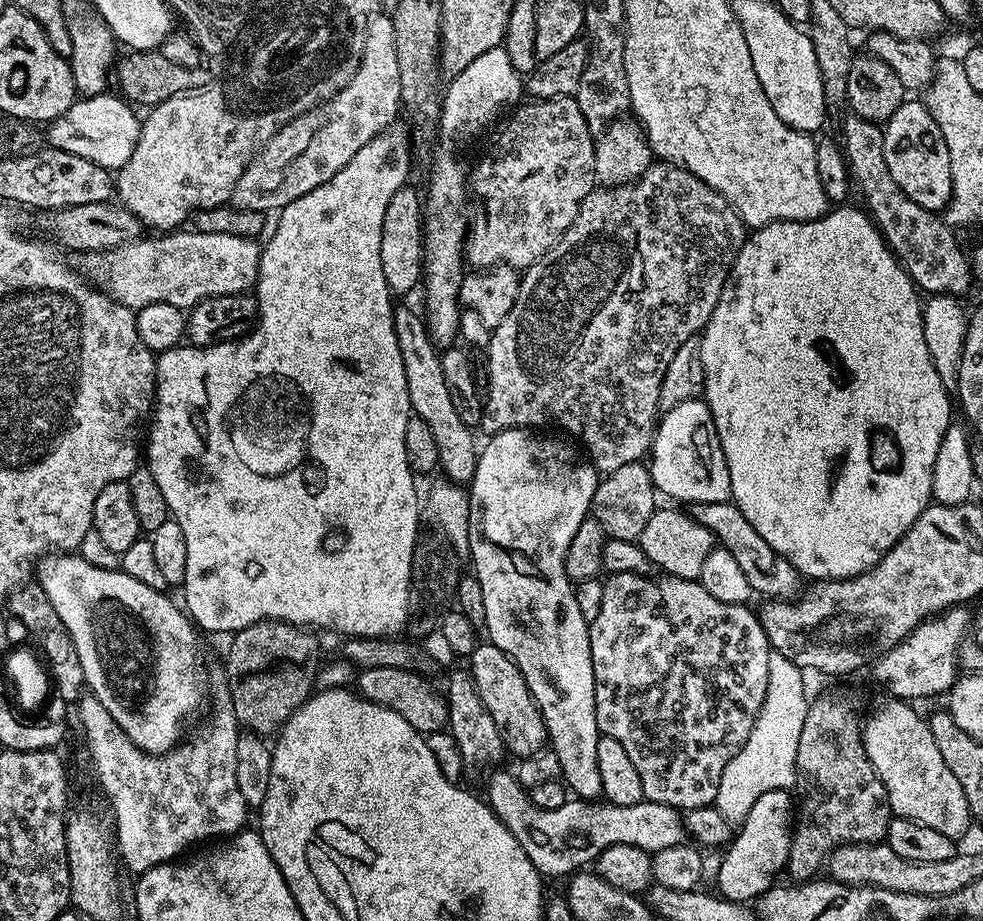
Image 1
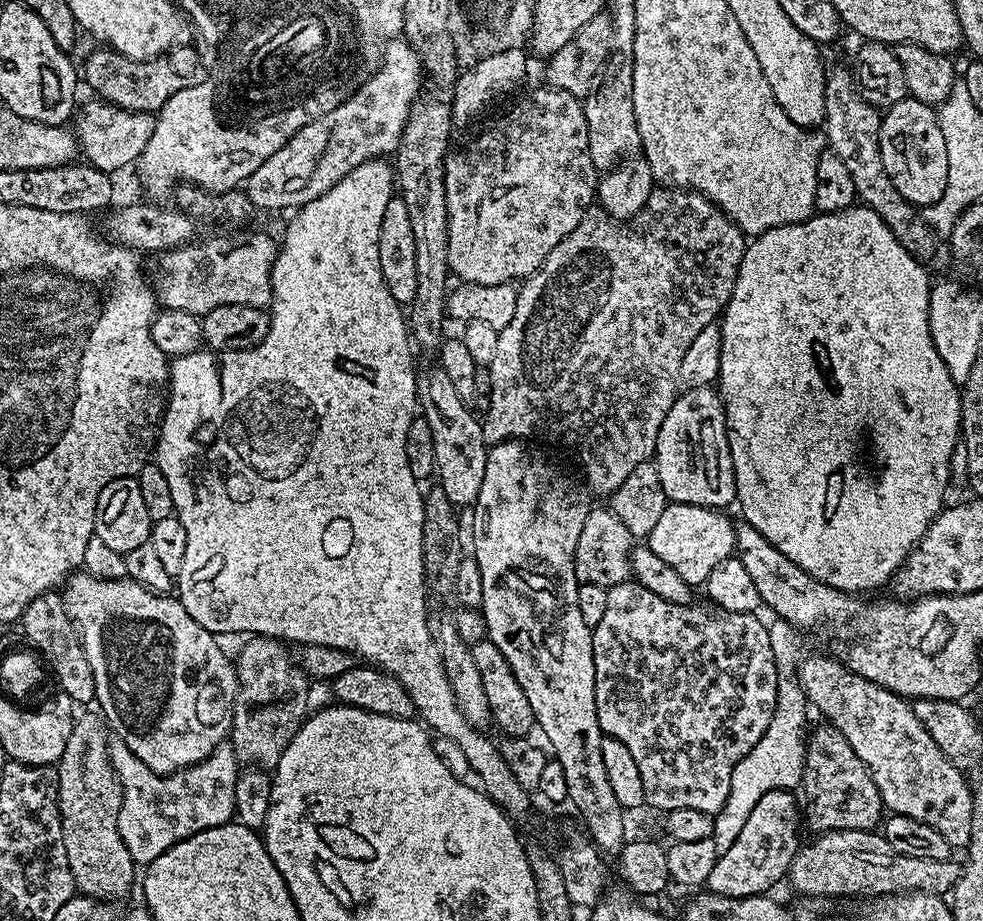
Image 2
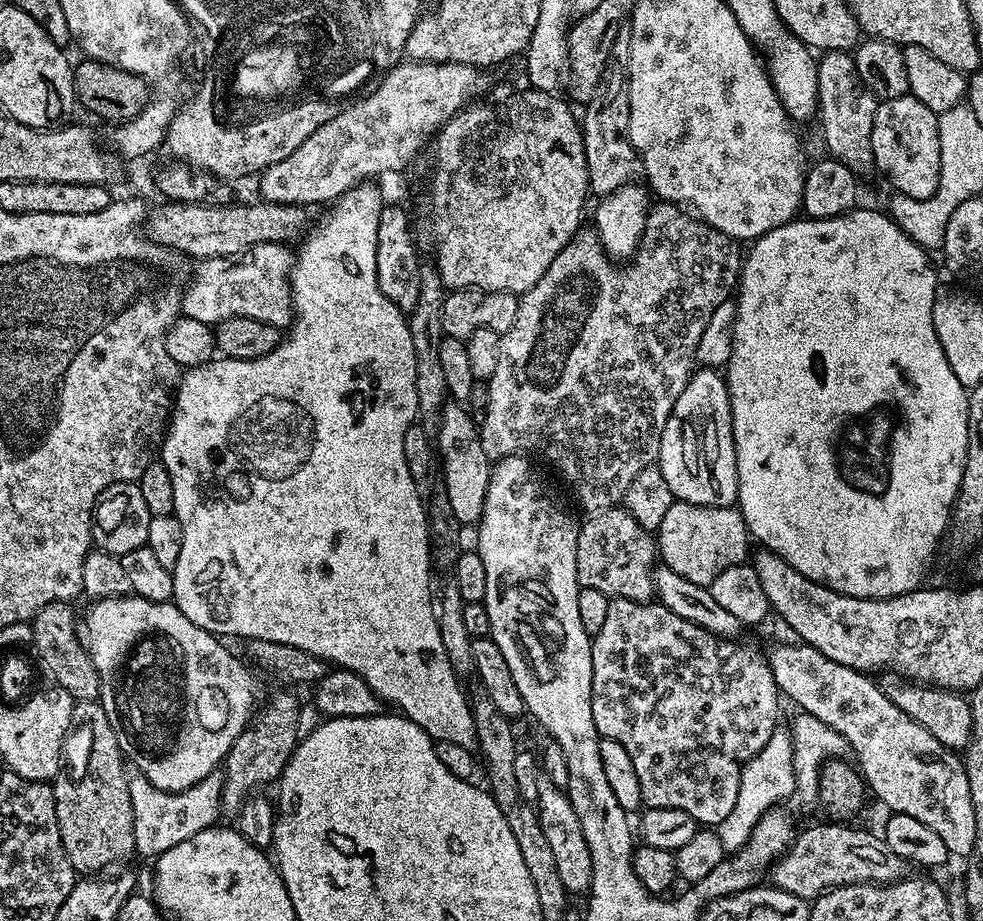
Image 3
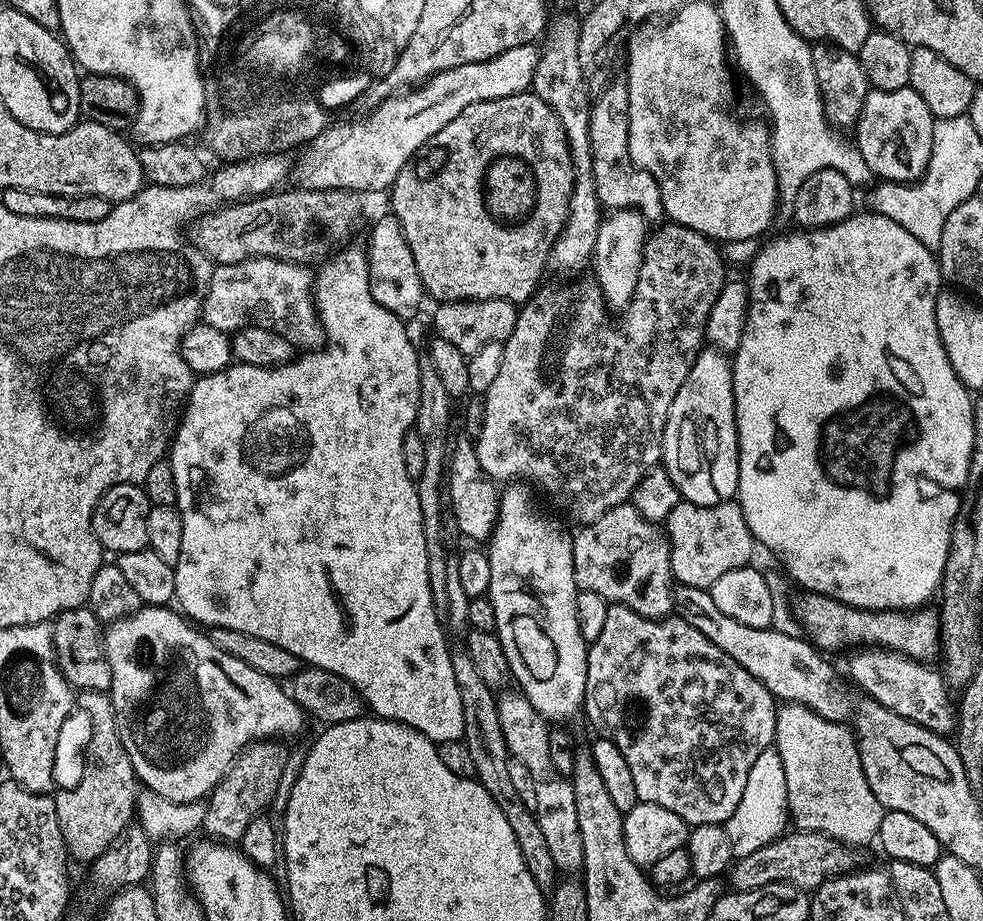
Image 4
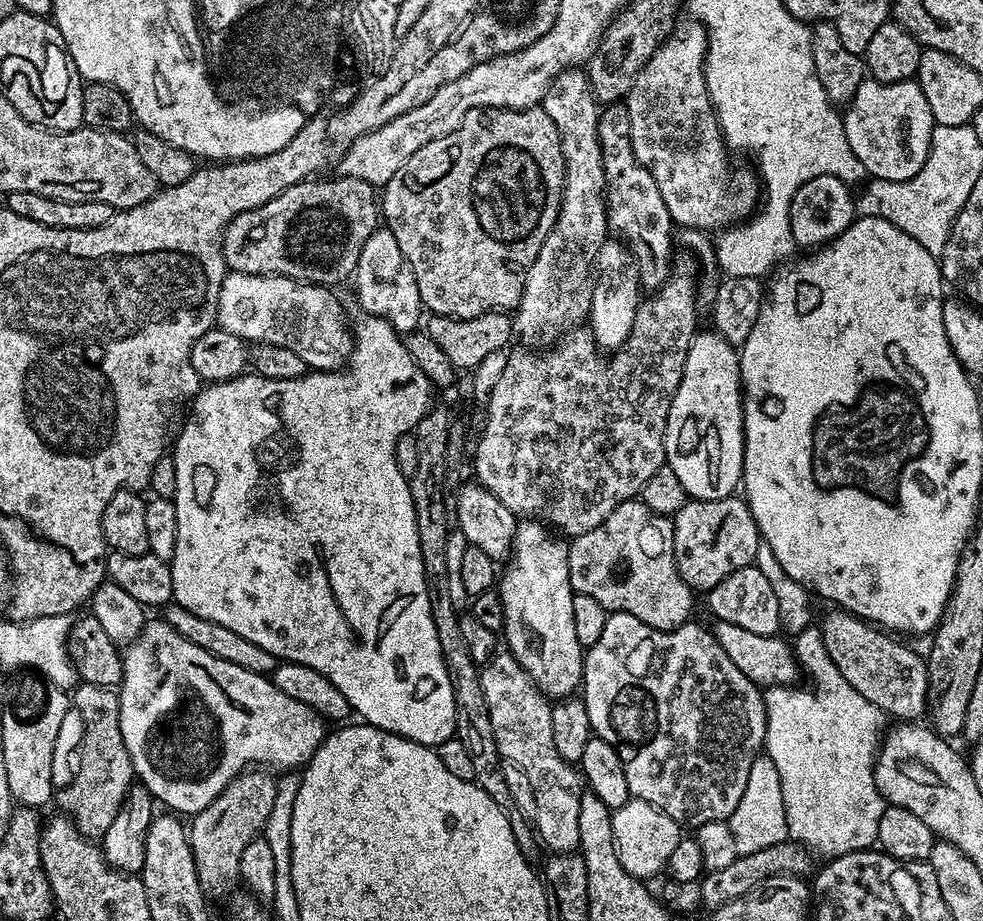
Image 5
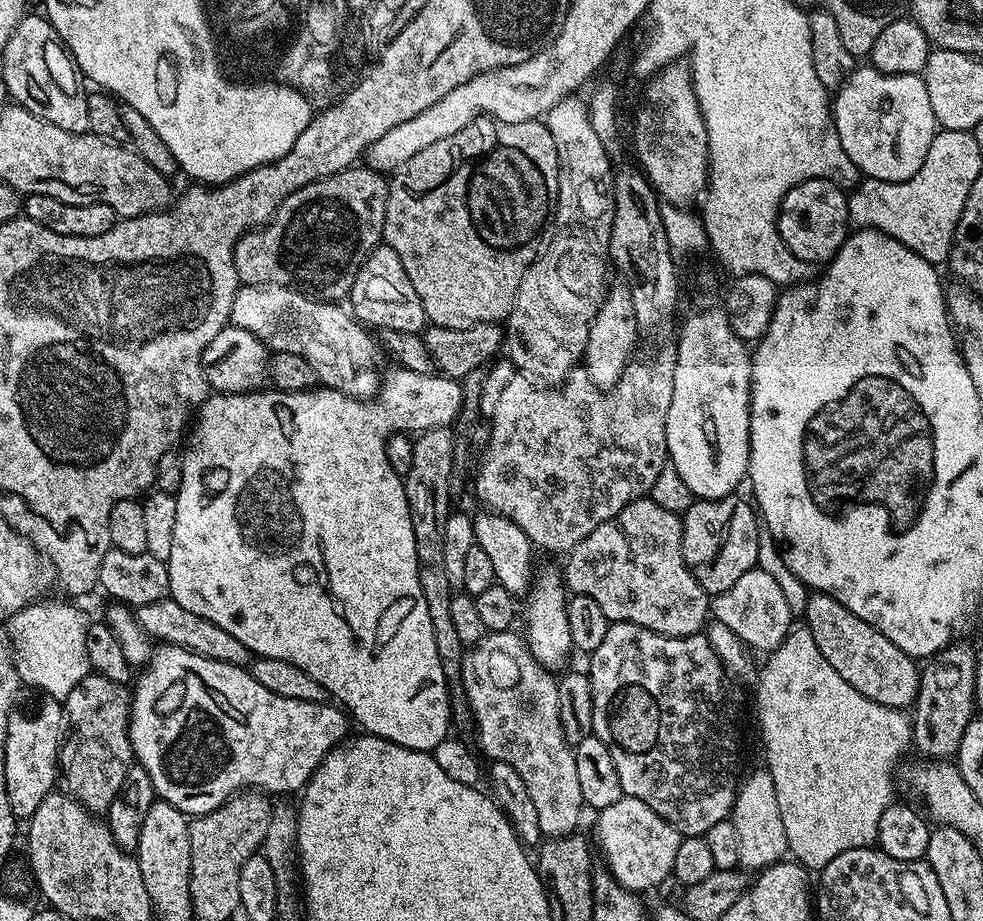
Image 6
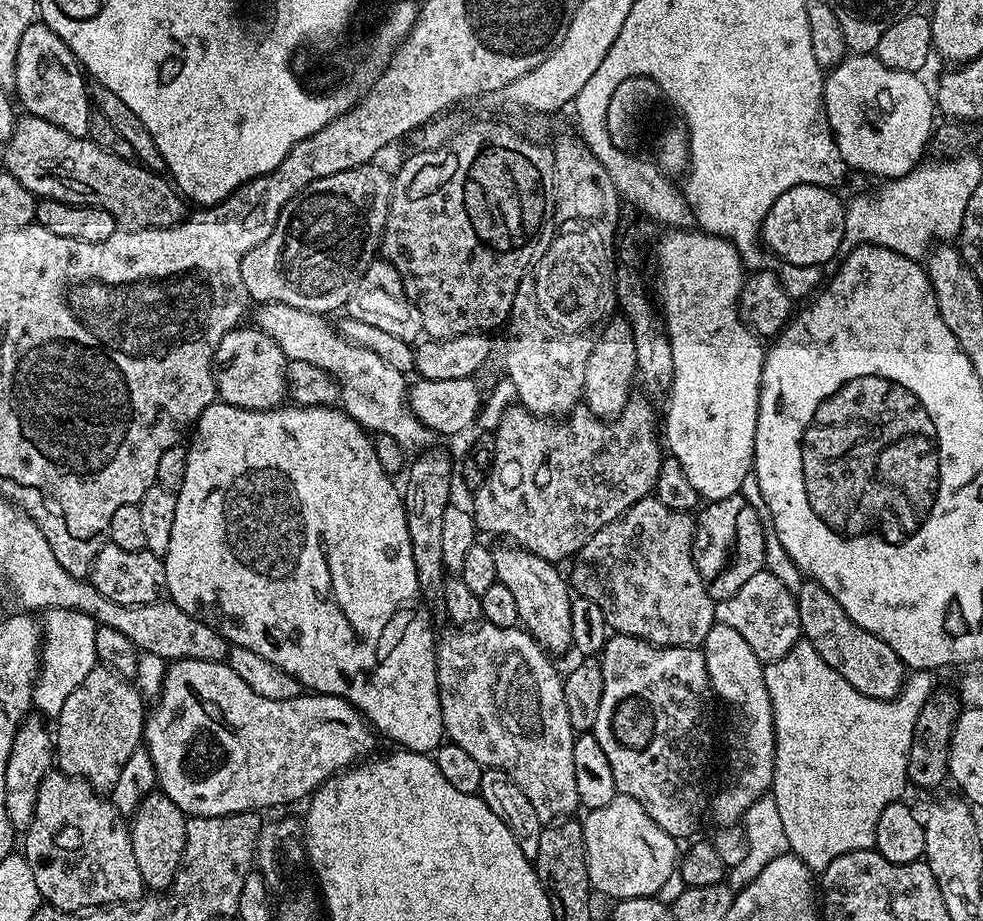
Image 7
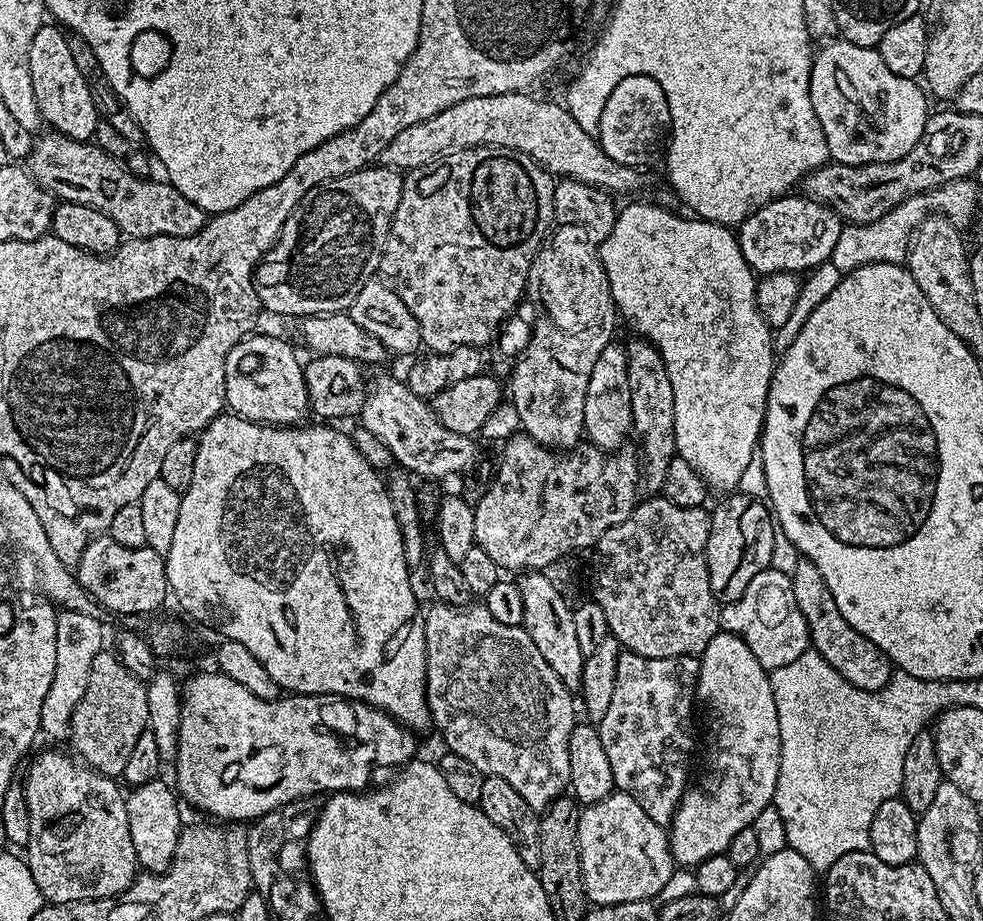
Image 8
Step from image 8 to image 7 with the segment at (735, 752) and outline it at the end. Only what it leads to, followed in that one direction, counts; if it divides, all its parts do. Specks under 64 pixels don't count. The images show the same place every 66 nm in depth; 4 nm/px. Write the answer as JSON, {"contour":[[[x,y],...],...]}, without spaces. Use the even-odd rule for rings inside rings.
{"contour":[[[715,623],[706,634],[702,645],[706,658],[708,678],[713,693],[721,696],[736,711],[740,719],[740,745],[736,748],[736,761],[732,764],[732,781],[710,800],[710,816],[720,826],[743,821],[746,810],[758,797],[772,787],[774,758],[776,757],[776,731],[770,706],[770,694],[766,690],[764,664],[750,650],[750,642],[731,626]]]}

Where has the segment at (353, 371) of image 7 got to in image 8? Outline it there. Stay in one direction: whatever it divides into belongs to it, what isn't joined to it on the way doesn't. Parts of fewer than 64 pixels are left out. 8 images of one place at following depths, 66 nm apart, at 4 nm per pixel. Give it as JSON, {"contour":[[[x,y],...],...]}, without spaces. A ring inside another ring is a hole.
{"contour":[[[384,376],[373,388],[371,385],[364,397],[364,404],[360,407],[358,420],[366,430],[370,430],[370,434],[375,434],[389,447],[393,461],[413,477],[425,476],[428,479],[425,481],[436,482],[432,480],[440,480],[443,476],[456,476],[476,464],[477,441],[470,436],[454,434],[454,430],[446,430],[446,426],[442,426],[436,416],[433,405],[416,396],[403,379],[395,380],[392,376]]]}

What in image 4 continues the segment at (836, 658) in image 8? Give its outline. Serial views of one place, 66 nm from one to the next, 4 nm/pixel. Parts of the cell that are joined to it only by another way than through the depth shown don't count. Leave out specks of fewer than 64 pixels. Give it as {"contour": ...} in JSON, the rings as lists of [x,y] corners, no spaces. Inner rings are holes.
{"contour":[[[864,646],[853,652],[856,653],[848,660],[846,676],[853,685],[856,683],[861,688],[859,691],[863,695],[934,734],[948,738],[955,733],[958,708],[953,693],[931,663],[911,660],[909,656],[875,646]]]}

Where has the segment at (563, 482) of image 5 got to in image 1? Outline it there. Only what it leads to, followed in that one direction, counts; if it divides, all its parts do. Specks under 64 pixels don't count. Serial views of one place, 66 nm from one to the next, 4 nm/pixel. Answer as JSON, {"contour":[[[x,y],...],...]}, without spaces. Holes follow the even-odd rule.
{"contour":[[[653,162],[653,164],[651,164],[651,166],[650,166],[650,167],[649,167],[649,168],[648,168],[648,169],[646,169],[646,170],[645,170],[645,171],[644,171],[644,172],[643,172],[643,174],[641,174],[641,175],[640,175],[640,179],[638,179],[638,180],[634,180],[634,181],[632,181],[632,183],[630,183],[630,184],[621,184],[621,185],[619,185],[619,186],[597,186],[597,187],[595,187],[595,188],[593,188],[593,189],[592,189],[592,192],[591,192],[591,193],[590,193],[590,194],[589,194],[589,196],[587,196],[587,198],[586,198],[586,199],[584,199],[584,201],[583,201],[583,202],[582,202],[582,206],[581,206],[581,207],[580,207],[580,209],[579,209],[579,210],[578,210],[578,218],[574,218],[574,222],[573,222],[573,223],[572,223],[572,225],[571,225],[571,226],[570,226],[570,230],[566,230],[566,234],[562,234],[562,238],[561,238],[561,239],[560,239],[560,241],[558,241],[558,243],[556,243],[556,244],[555,244],[555,246],[554,246],[554,247],[553,247],[553,248],[551,248],[551,249],[550,249],[550,250],[549,250],[549,252],[548,252],[548,253],[546,253],[546,254],[545,254],[545,255],[544,255],[544,256],[543,256],[543,258],[542,258],[542,259],[541,259],[541,260],[538,260],[538,261],[536,261],[536,263],[534,263],[534,264],[532,264],[532,265],[531,265],[531,266],[530,266],[530,267],[529,267],[529,268],[526,268],[526,269],[523,269],[523,272],[522,272],[522,275],[521,275],[521,278],[520,278],[520,289],[519,289],[519,290],[518,290],[518,298],[517,298],[517,299],[516,299],[516,301],[515,301],[515,302],[514,302],[514,310],[510,310],[510,314],[506,314],[506,318],[502,318],[502,322],[501,322],[501,323],[500,323],[500,324],[499,324],[499,325],[498,325],[498,327],[496,327],[496,328],[493,328],[493,329],[492,329],[492,337],[491,337],[491,338],[490,338],[490,342],[489,342],[489,343],[488,343],[488,346],[487,346],[487,349],[486,349],[486,355],[488,355],[488,361],[486,361],[486,367],[487,367],[487,370],[488,370],[488,379],[487,379],[487,381],[486,381],[486,387],[488,387],[488,392],[487,392],[487,388],[486,388],[486,399],[485,399],[485,400],[484,400],[484,418],[483,418],[483,421],[482,421],[482,428],[485,428],[485,430],[486,430],[486,431],[485,431],[485,433],[488,433],[488,434],[491,434],[491,433],[493,433],[493,432],[501,432],[501,431],[502,431],[502,430],[510,430],[510,429],[511,429],[511,428],[526,428],[526,429],[529,429],[529,430],[540,430],[540,429],[543,429],[543,427],[542,427],[542,426],[543,426],[543,424],[553,424],[553,426],[554,426],[554,427],[556,427],[556,428],[561,428],[561,430],[562,430],[562,431],[564,431],[564,432],[569,432],[569,434],[568,434],[568,433],[564,433],[564,434],[567,434],[567,435],[568,435],[568,436],[569,436],[569,437],[572,437],[572,436],[577,436],[577,438],[576,438],[576,437],[572,437],[572,438],[575,438],[575,439],[576,439],[576,440],[577,440],[577,441],[579,441],[579,443],[580,443],[580,444],[581,444],[581,445],[582,445],[582,448],[583,448],[583,451],[584,451],[584,452],[585,452],[585,453],[586,453],[586,456],[587,456],[587,459],[589,459],[589,460],[591,460],[591,462],[592,462],[592,466],[593,466],[593,468],[595,468],[595,469],[596,469],[596,471],[597,471],[597,473],[600,473],[600,474],[607,474],[607,473],[610,473],[610,472],[617,472],[617,471],[618,471],[618,470],[622,470],[622,466],[626,466],[626,465],[627,465],[627,464],[635,464],[635,463],[637,463],[637,462],[640,462],[640,461],[643,461],[643,460],[644,460],[644,459],[645,459],[645,457],[647,457],[647,456],[648,456],[648,455],[649,455],[649,452],[650,452],[650,449],[651,449],[651,447],[652,447],[652,437],[653,437],[653,436],[655,436],[655,435],[656,435],[656,426],[657,426],[657,423],[658,423],[658,413],[659,413],[659,412],[660,412],[660,411],[661,411],[661,406],[660,406],[660,387],[661,387],[661,386],[662,386],[662,382],[663,382],[663,381],[664,381],[664,375],[665,375],[665,374],[666,374],[666,366],[670,366],[670,358],[674,358],[674,354],[678,354],[678,346],[682,346],[682,342],[686,342],[686,341],[687,341],[687,340],[690,340],[690,339],[693,339],[693,337],[695,337],[695,336],[696,336],[696,335],[697,335],[697,334],[700,334],[700,333],[703,333],[703,330],[704,330],[704,327],[705,327],[705,326],[706,326],[706,325],[708,325],[708,320],[709,320],[709,319],[710,319],[710,317],[712,317],[712,316],[713,316],[713,315],[714,315],[714,313],[715,313],[715,312],[716,312],[716,307],[717,307],[717,306],[718,306],[718,298],[719,298],[719,297],[720,297],[720,296],[722,296],[722,295],[723,295],[723,294],[724,294],[724,287],[725,287],[725,286],[726,286],[726,282],[727,282],[727,281],[728,281],[728,280],[729,280],[729,278],[730,278],[730,277],[731,277],[731,274],[732,274],[732,267],[733,267],[733,266],[734,266],[734,262],[735,262],[735,261],[736,261],[736,259],[737,259],[737,258],[738,258],[738,257],[740,257],[740,247],[742,247],[742,246],[743,246],[743,245],[744,245],[744,241],[745,241],[745,239],[746,239],[746,225],[745,225],[745,223],[744,223],[744,220],[743,220],[743,219],[742,219],[742,217],[740,217],[740,215],[739,215],[739,214],[738,214],[738,213],[737,213],[737,212],[736,212],[736,211],[735,211],[735,210],[734,210],[734,206],[733,206],[733,205],[732,205],[732,203],[730,203],[730,202],[729,202],[729,200],[727,200],[727,199],[726,199],[726,198],[725,198],[725,197],[724,197],[724,196],[723,196],[723,195],[722,195],[722,194],[720,194],[720,193],[719,193],[719,192],[718,192],[718,190],[714,190],[714,189],[713,189],[713,188],[711,188],[711,187],[710,187],[710,186],[708,186],[708,185],[707,185],[707,184],[706,184],[706,182],[704,182],[704,181],[702,181],[702,180],[700,180],[700,179],[699,179],[699,178],[697,178],[697,176],[695,176],[695,175],[694,175],[694,174],[692,174],[692,173],[690,173],[690,172],[688,172],[688,171],[687,171],[687,169],[685,169],[685,168],[682,168],[682,167],[679,167],[679,166],[677,166],[677,165],[675,165],[675,164],[669,164],[669,163],[667,163],[667,162]]]}

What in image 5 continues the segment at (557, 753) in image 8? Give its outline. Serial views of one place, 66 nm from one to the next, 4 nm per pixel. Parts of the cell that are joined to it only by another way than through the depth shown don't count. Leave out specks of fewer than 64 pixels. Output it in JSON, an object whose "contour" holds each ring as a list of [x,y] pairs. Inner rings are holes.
{"contour":[[[507,650],[497,651],[479,671],[482,694],[486,694],[486,706],[490,710],[490,726],[494,728],[494,738],[501,757],[509,764],[522,766],[526,778],[530,778],[530,786],[534,786],[534,802],[538,802],[534,828],[539,833],[541,845],[552,854],[576,852],[580,846],[578,806],[582,776],[554,748],[549,697],[540,691],[539,686]]]}

